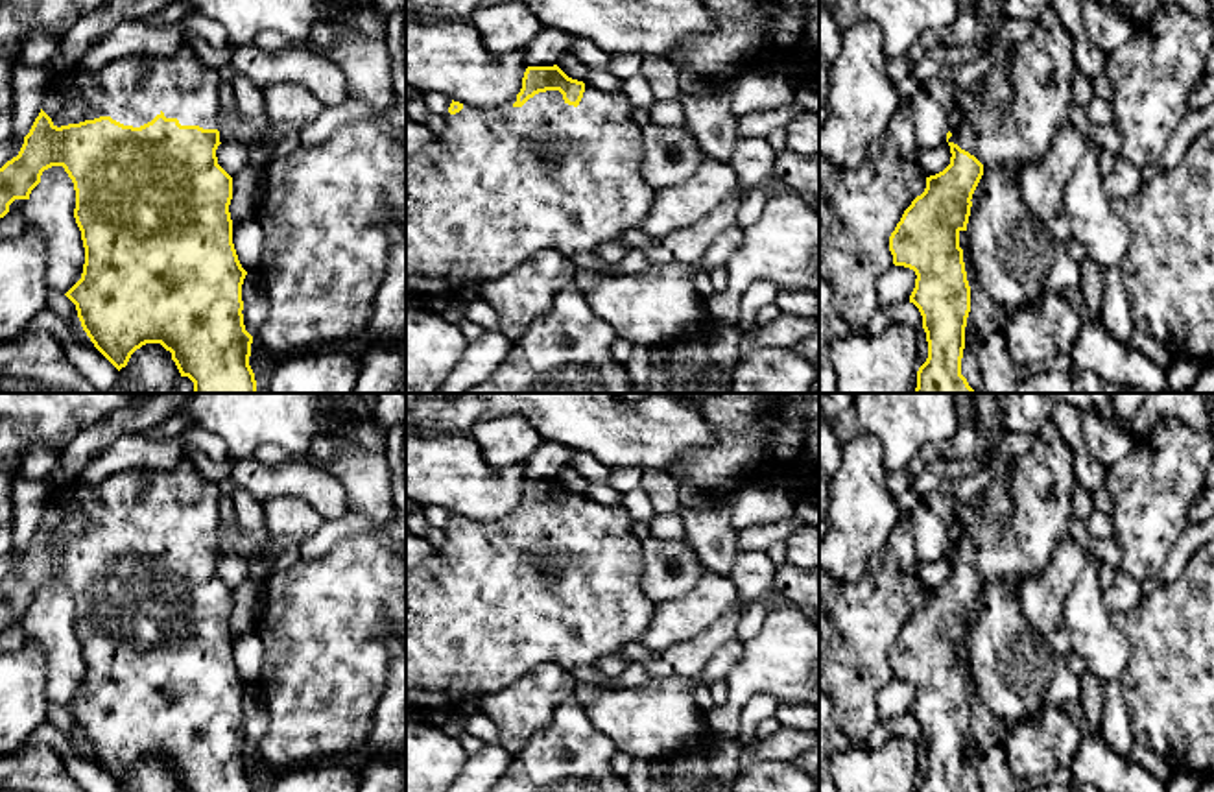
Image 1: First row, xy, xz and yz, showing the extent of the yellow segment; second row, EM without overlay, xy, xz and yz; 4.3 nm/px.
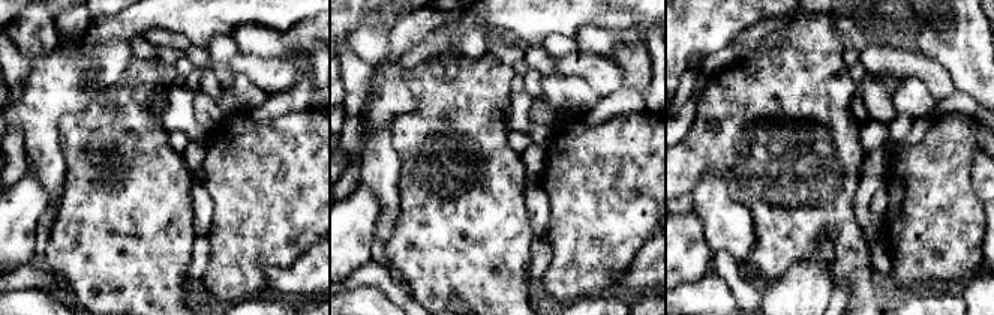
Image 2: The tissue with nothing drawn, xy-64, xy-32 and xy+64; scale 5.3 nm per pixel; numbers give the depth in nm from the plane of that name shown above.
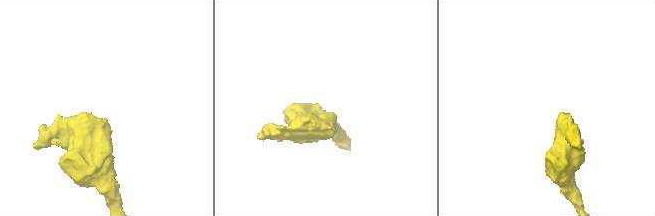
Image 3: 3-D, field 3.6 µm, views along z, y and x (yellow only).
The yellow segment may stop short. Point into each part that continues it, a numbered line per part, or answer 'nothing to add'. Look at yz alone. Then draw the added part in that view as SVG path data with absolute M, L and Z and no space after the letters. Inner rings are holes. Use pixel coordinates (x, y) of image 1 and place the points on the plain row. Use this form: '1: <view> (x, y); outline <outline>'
1: yz (1041, 482); outline M1048 419L1033 436L1030 452L1011 467L1011 517L1007 522L987 521L980 513L980 495L969 502L956 500L954 524L963 528L963 535L948 556L974 569L983 578L983 583L1000 580L1011 585L1022 585L1028 578L1041 574L1061 537L1068 534L1074 487L1072 450L1055 423Z

